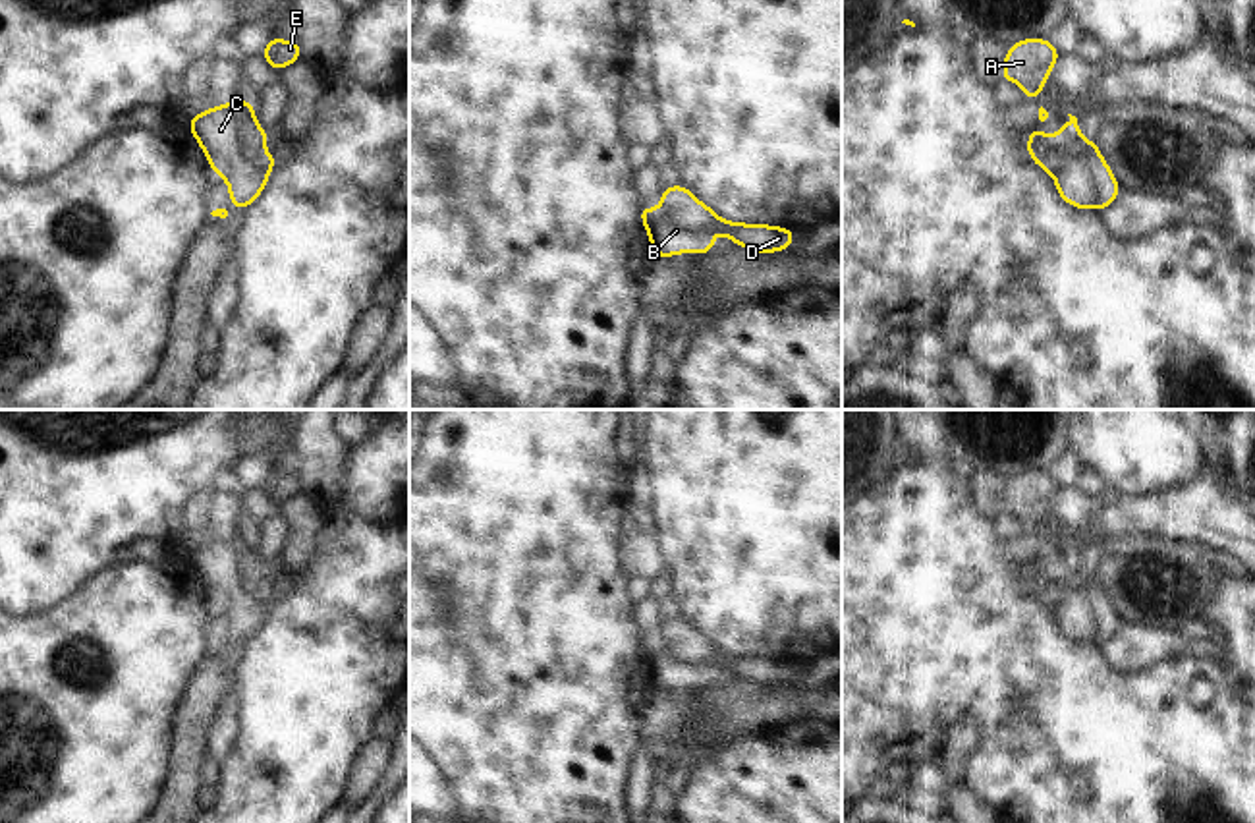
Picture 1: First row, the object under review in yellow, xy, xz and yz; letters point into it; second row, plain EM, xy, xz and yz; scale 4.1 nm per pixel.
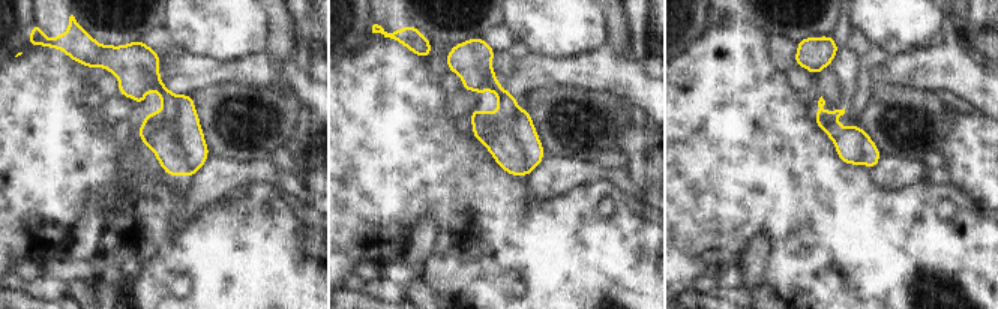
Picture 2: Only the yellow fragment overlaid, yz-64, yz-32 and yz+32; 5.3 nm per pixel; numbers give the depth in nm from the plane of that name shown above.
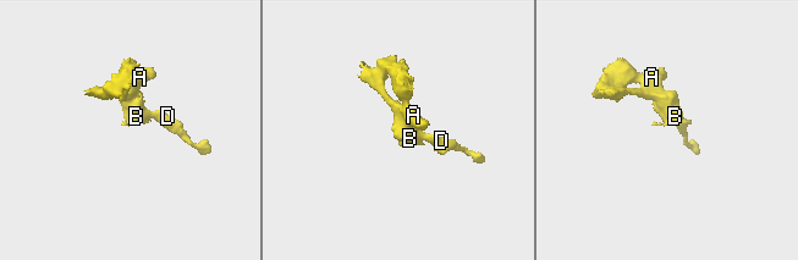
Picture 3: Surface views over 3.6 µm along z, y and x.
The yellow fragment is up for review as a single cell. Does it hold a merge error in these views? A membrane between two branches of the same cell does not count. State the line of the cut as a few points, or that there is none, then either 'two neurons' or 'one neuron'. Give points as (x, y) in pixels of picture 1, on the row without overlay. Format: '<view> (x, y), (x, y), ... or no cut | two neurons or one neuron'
no cut | one neuron

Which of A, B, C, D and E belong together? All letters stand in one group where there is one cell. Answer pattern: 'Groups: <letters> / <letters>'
Groups: A B C D E.

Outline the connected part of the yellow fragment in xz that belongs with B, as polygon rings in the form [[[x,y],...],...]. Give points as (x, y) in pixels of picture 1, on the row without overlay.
[[[680,616],[660,628],[656,643],[649,643],[645,638],[639,639],[655,690],[709,686],[716,680],[711,672],[714,665],[759,686],[784,684],[795,672],[795,667],[788,661],[722,653]]]

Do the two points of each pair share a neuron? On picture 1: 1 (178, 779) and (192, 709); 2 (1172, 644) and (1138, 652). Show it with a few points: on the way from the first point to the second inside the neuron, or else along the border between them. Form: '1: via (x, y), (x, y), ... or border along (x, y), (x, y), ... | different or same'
1: via (184, 762), (190, 727) | same
2: via (1165, 644), (1145, 646) | same

